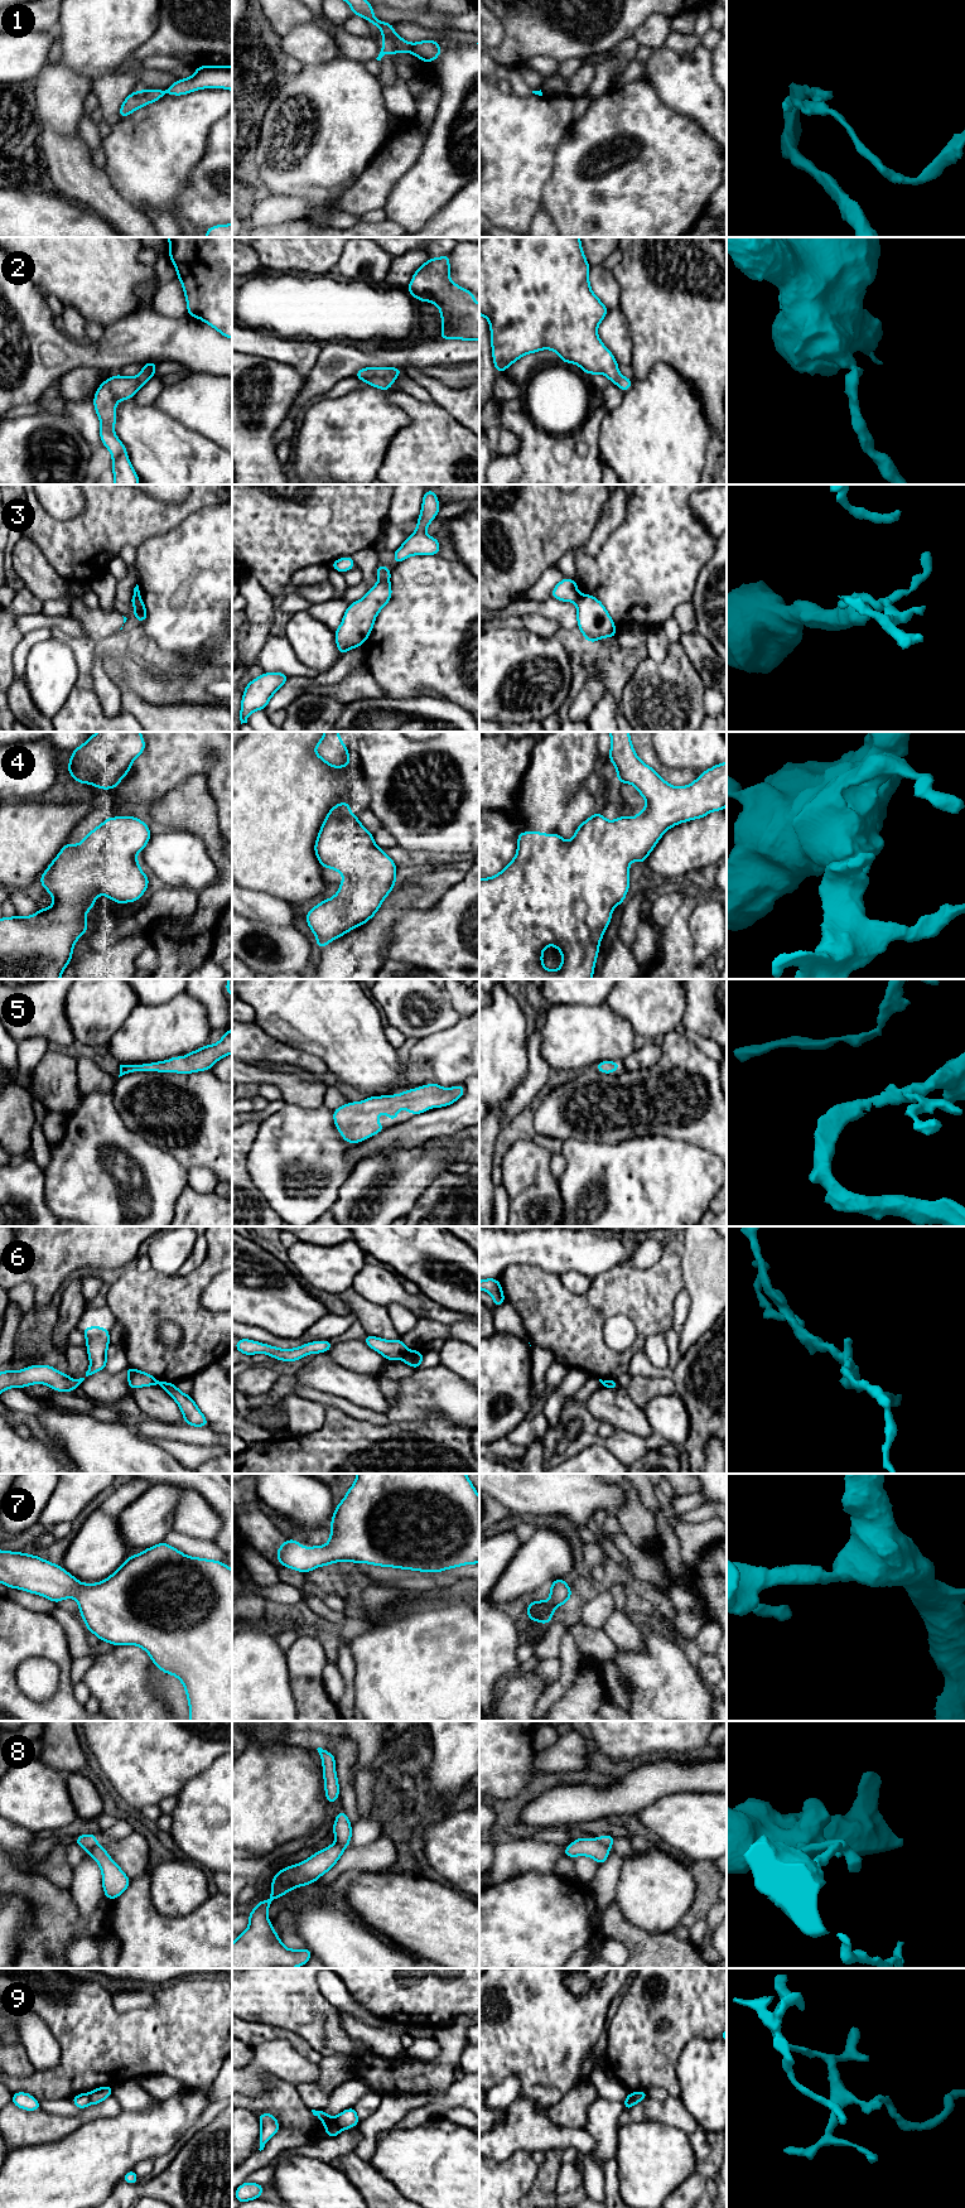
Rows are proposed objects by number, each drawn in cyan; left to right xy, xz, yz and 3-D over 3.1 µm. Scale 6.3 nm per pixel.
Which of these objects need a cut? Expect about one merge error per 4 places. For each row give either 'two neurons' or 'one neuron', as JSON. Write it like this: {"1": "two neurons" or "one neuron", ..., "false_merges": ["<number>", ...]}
{"1": "two neurons", "2": "one neuron", "3": "two neurons", "4": "one neuron", "5": "one neuron", "6": "two neurons", "7": "one neuron", "8": "two neurons", "9": "two neurons", "false_merges": ["1", "3", "6", "8", "9"]}

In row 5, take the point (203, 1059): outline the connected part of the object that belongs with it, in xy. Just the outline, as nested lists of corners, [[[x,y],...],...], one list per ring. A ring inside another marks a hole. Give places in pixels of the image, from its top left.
[[[225,1030],[225,1036],[214,1045],[206,1045],[183,1057],[174,1056],[170,1060],[156,1061],[151,1064],[120,1065],[120,1076],[136,1071],[158,1071],[193,1074],[203,1070],[211,1070],[222,1057],[232,1054],[232,1030]]]

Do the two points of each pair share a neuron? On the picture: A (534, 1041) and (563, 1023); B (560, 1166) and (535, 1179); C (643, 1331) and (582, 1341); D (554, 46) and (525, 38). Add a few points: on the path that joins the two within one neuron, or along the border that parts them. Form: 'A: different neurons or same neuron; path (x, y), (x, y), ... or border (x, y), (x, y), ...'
A: different neurons; border (548, 1008), (540, 1046), (540, 1055), (548, 1066)
B: different neurons; border (551, 1155), (550, 1172), (556, 1179)
C: same neuron; path (633, 1349), (625, 1358), (599, 1358)
D: same neuron; path (546, 38), (532, 38)

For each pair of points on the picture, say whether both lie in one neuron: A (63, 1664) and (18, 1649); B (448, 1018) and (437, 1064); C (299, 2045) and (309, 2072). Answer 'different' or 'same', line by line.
A: same
B: different
C: different

